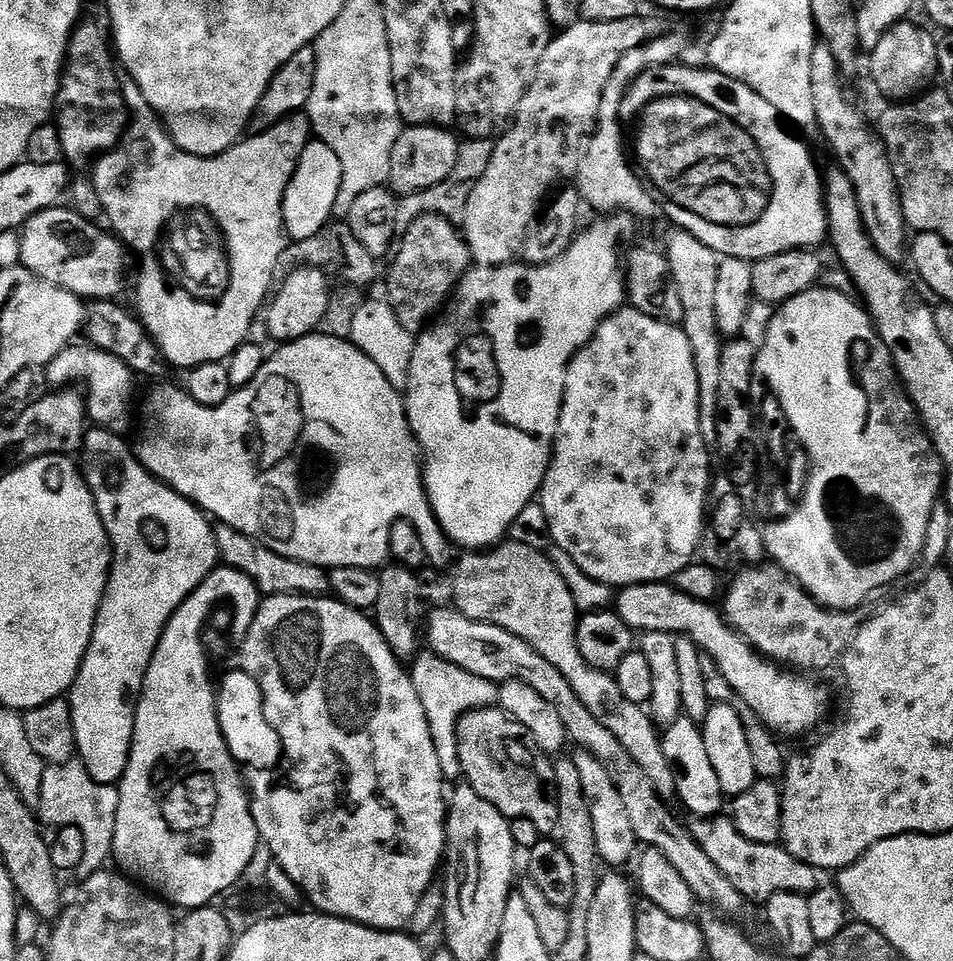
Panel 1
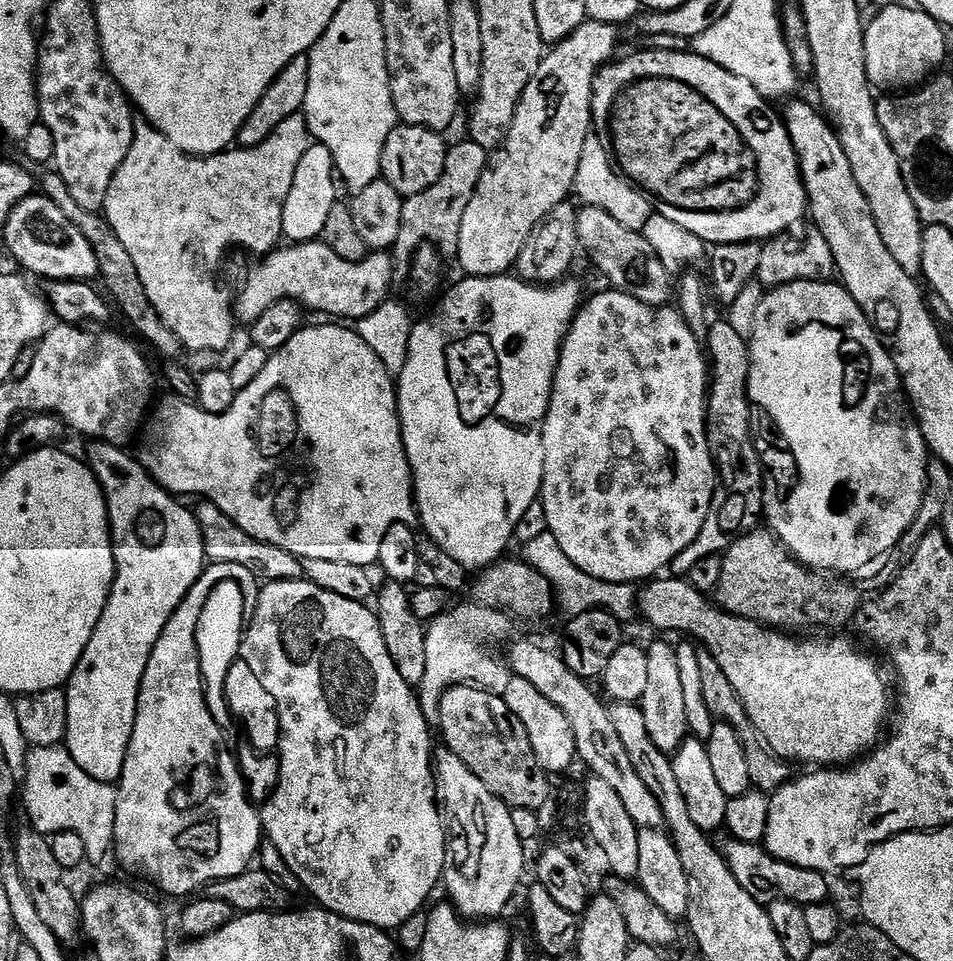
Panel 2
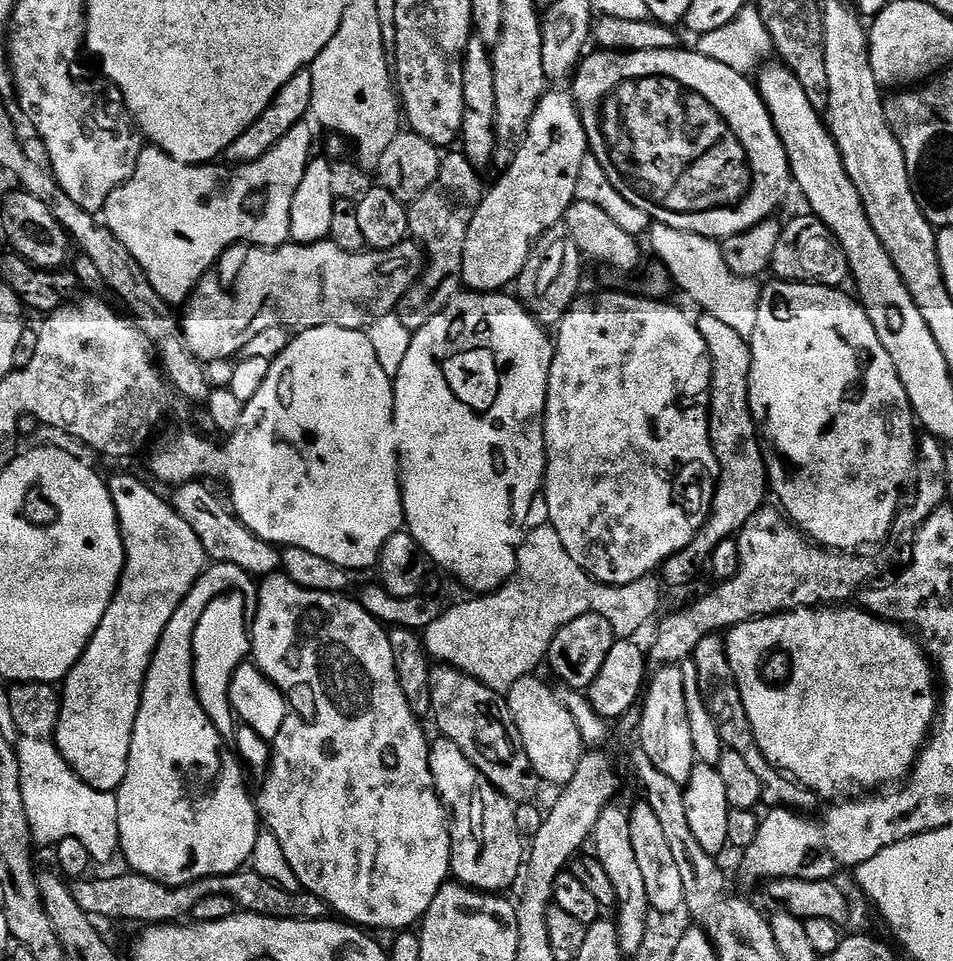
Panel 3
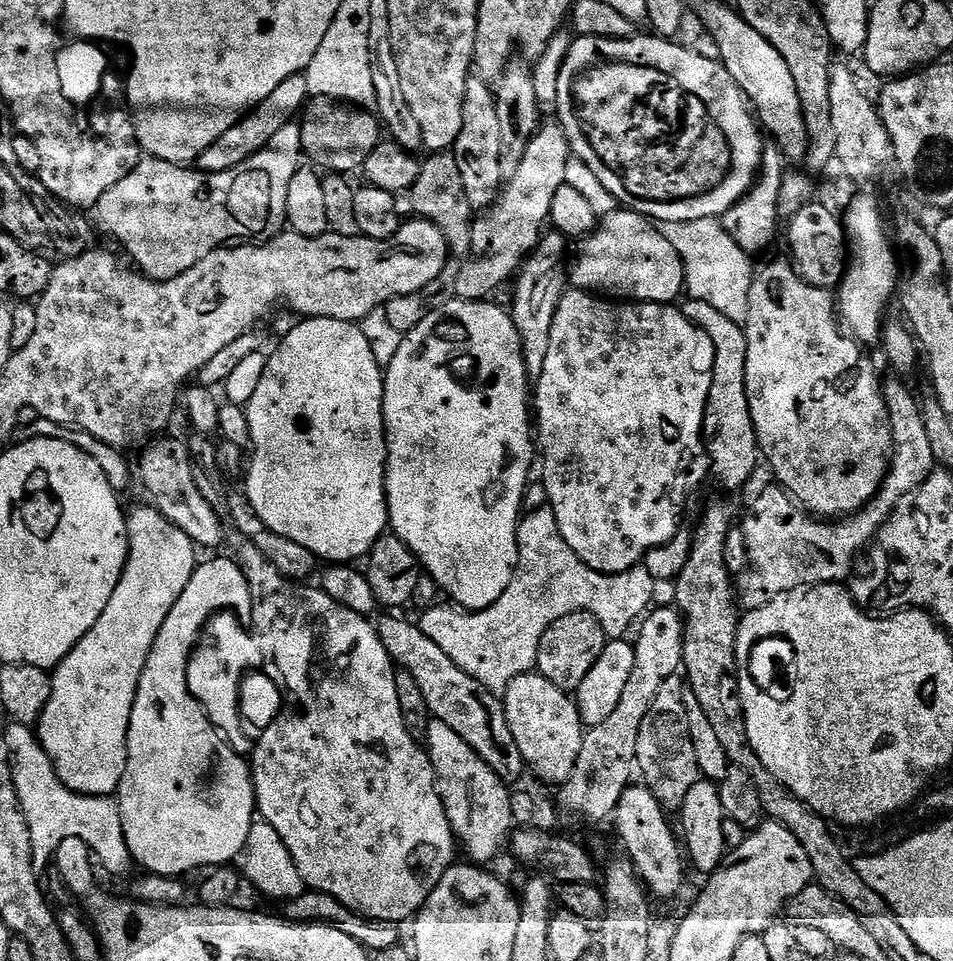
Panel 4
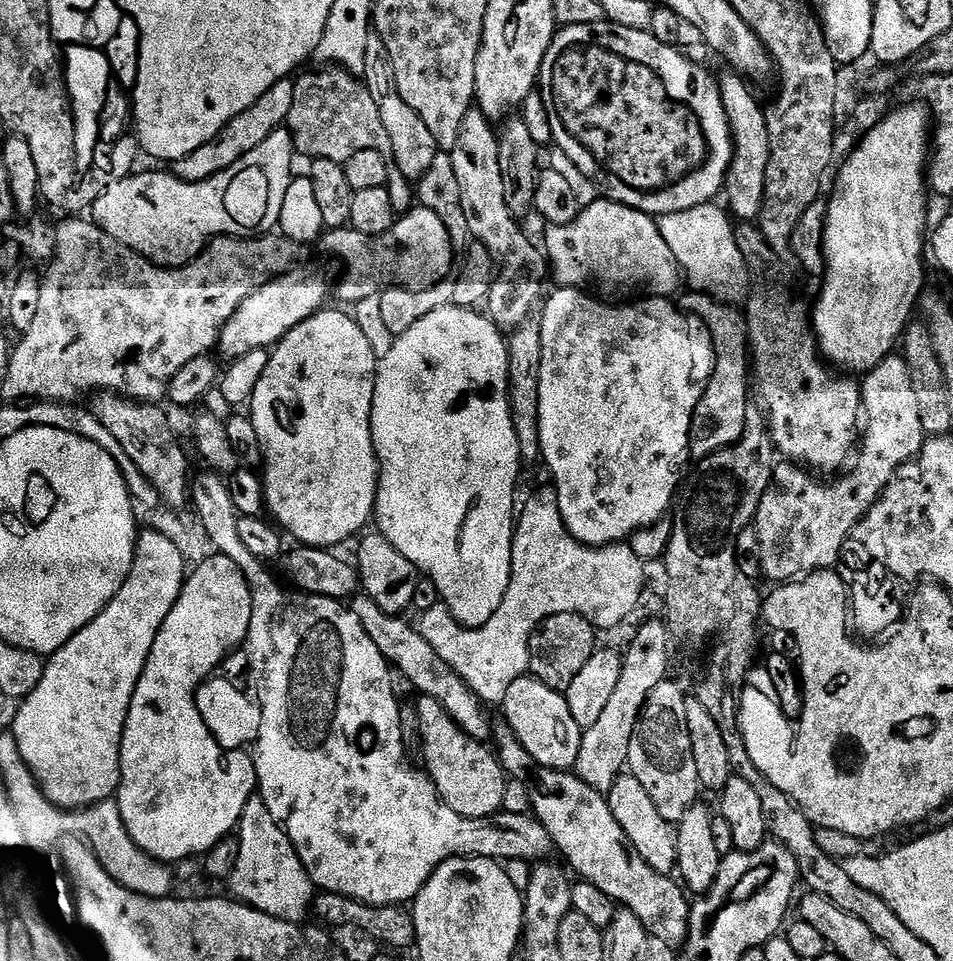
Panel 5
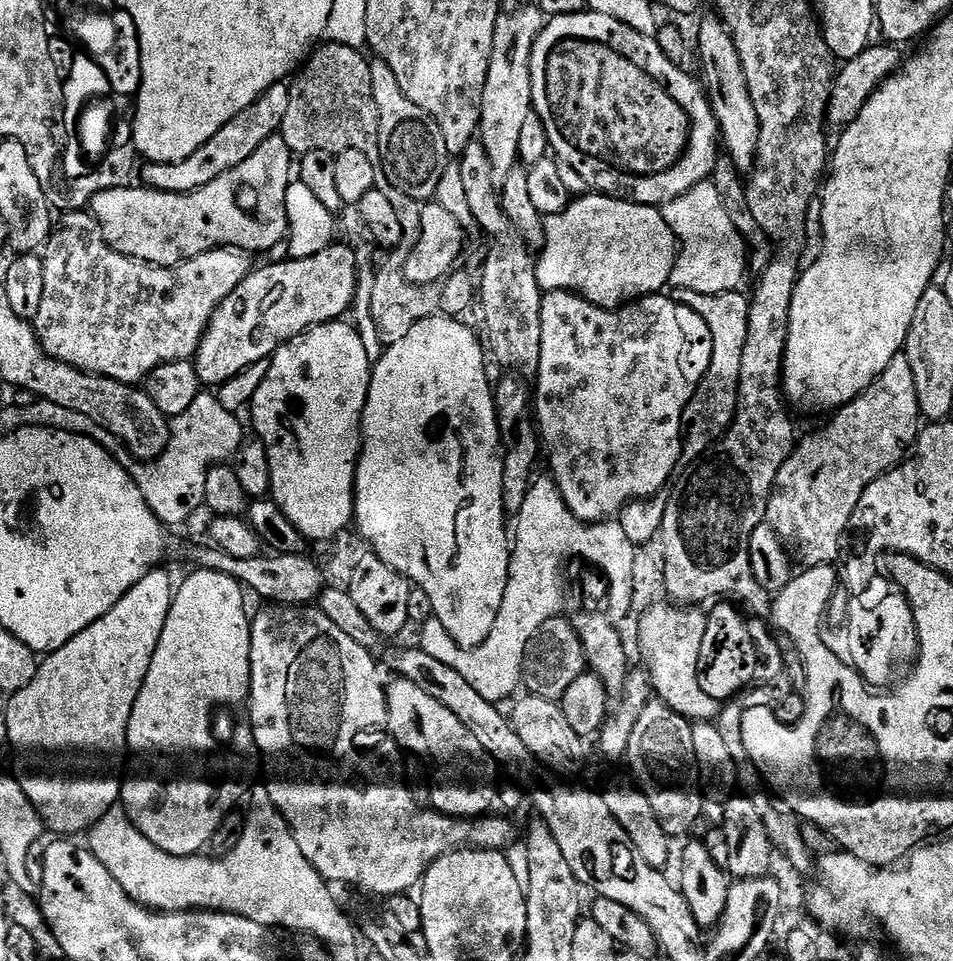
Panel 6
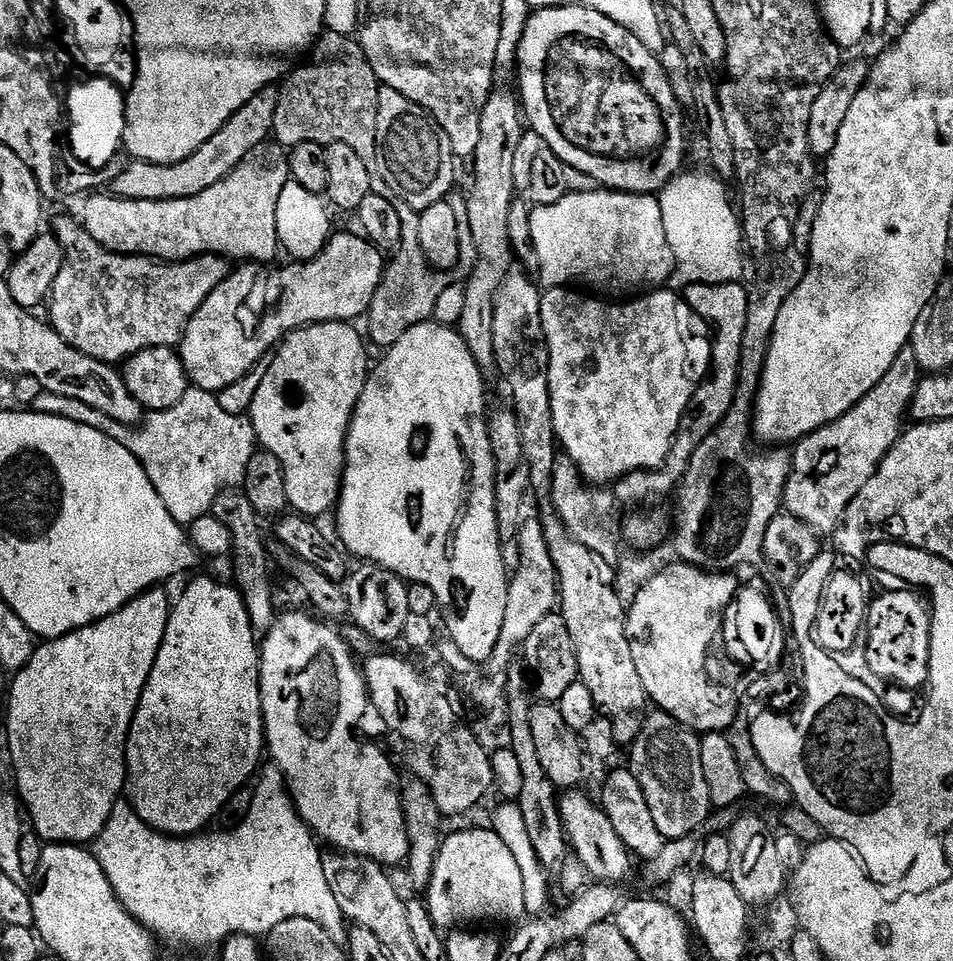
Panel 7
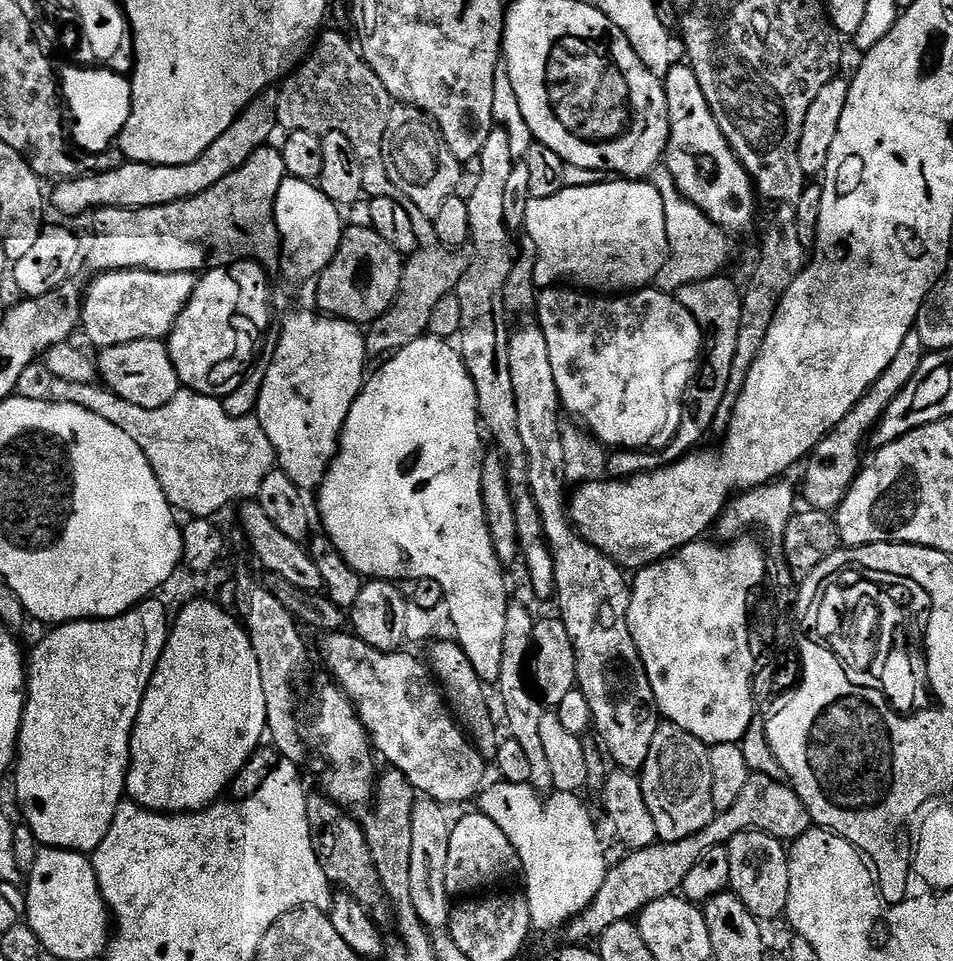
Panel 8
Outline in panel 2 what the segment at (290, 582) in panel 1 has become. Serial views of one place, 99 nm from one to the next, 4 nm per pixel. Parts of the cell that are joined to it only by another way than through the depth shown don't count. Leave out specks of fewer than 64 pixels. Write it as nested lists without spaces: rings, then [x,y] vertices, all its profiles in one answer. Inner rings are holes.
[[[207,502],[197,503],[194,515],[200,523],[200,529],[204,535],[204,555],[214,564],[233,564],[234,566],[246,566],[250,574],[257,581],[270,580],[299,580],[304,574],[304,565],[299,556],[290,554],[278,546],[270,546],[266,542],[254,539],[246,530],[242,530],[218,506]]]

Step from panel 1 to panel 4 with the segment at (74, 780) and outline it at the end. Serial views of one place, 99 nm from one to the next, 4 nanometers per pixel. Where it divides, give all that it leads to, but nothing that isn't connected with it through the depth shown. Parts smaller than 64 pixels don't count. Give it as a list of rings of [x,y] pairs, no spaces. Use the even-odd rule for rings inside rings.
[[[12,722],[7,726],[9,728],[3,729],[2,734],[12,759],[12,777],[18,802],[24,811],[30,830],[30,842],[35,851],[52,854],[66,838],[82,838],[99,867],[101,864],[112,876],[126,875],[134,868],[134,861],[126,846],[119,803],[107,796],[83,796],[70,791],[52,768],[50,758],[35,731],[27,724]]]

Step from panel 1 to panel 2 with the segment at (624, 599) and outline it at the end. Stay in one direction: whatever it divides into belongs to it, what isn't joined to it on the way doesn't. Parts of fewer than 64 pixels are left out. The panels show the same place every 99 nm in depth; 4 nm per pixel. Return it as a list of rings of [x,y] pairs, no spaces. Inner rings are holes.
[[[656,578],[643,585],[638,596],[642,616],[644,612],[645,618],[660,634],[681,632],[684,638],[699,642],[706,651],[714,654],[714,662],[722,666],[722,674],[726,674],[730,686],[738,690],[738,698],[742,698],[750,722],[754,722],[758,734],[781,760],[808,764],[804,766],[848,766],[881,743],[894,700],[888,697],[888,684],[876,665],[875,655],[867,656],[848,640],[832,640],[829,644],[824,640],[804,640],[799,644],[792,637],[795,635],[773,630],[741,616],[732,616],[723,608],[714,606],[713,601],[687,579],[664,579]]]

